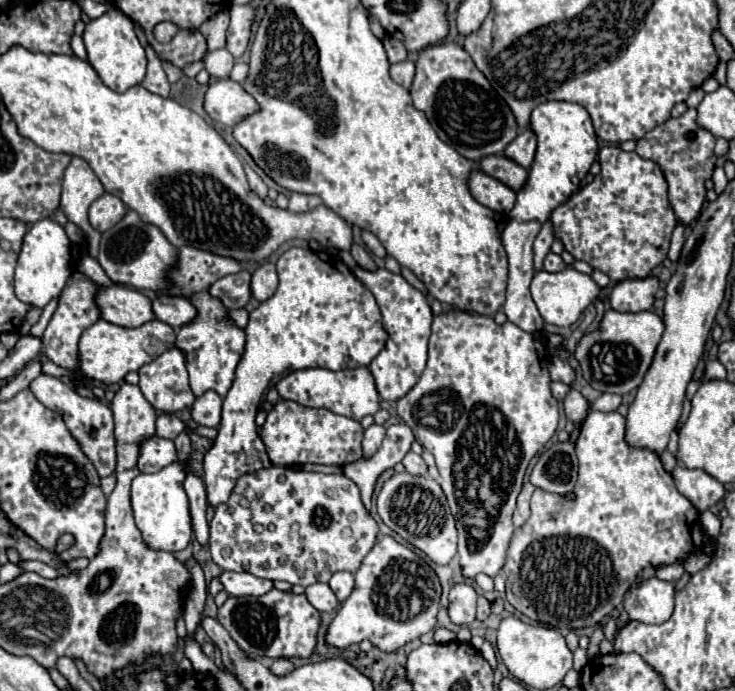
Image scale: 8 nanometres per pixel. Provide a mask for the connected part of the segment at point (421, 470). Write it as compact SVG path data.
M408 452L408 454L404 456L402 464L404 464L404 468L406 468L410 474L414 474L414 476L426 476L426 474L428 474L426 462L422 460L422 456L418 456L418 454L414 454L414 452Z

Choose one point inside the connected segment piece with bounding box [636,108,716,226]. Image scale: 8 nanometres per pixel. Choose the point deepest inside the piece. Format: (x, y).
(685, 152)

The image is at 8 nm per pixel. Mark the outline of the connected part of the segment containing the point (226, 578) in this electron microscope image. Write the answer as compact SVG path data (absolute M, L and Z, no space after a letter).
M222 572L220 580L230 596L262 596L274 588L272 580L252 576L250 572Z

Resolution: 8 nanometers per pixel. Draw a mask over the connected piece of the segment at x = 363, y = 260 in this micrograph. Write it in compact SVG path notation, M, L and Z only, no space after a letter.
M352 244L350 254L352 254L352 258L356 260L358 266L362 266L362 268L366 268L366 270L376 270L376 264L374 264L372 258L368 256L366 248L362 248L362 246L358 246L358 244Z

